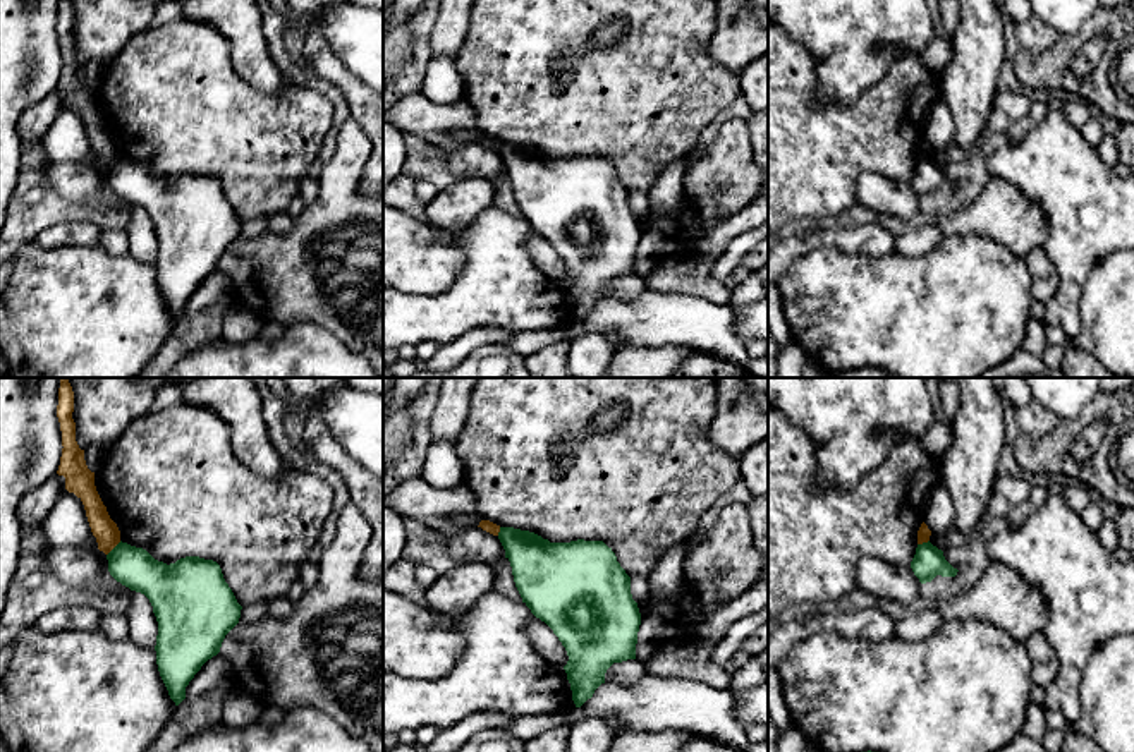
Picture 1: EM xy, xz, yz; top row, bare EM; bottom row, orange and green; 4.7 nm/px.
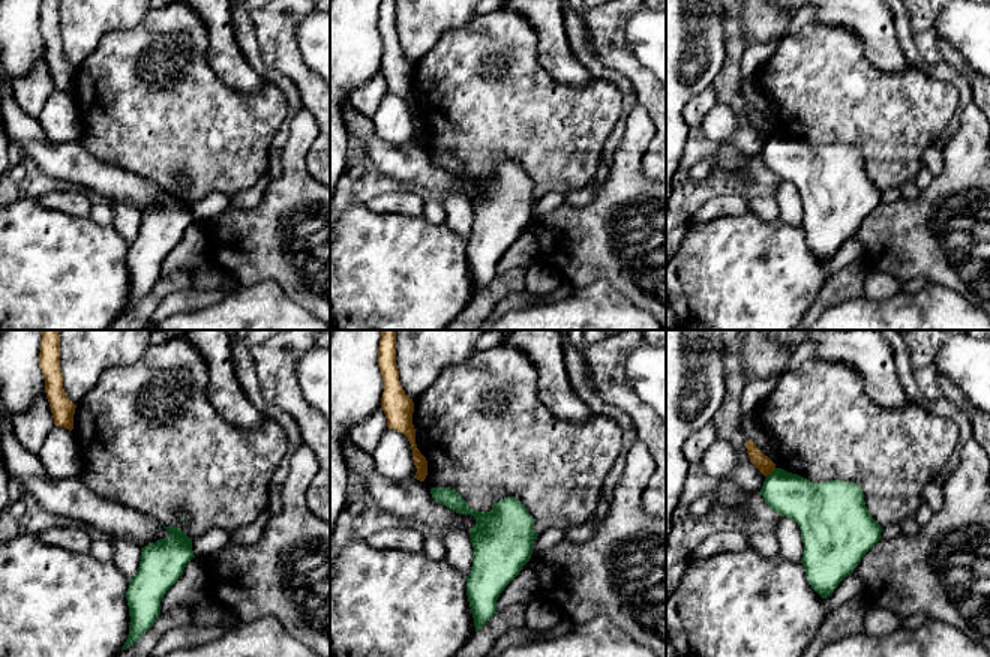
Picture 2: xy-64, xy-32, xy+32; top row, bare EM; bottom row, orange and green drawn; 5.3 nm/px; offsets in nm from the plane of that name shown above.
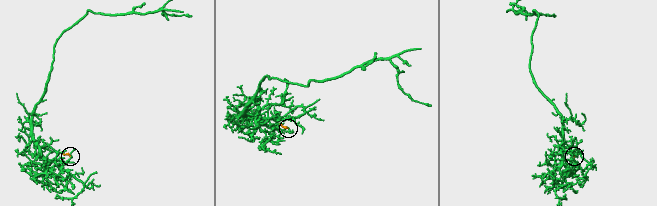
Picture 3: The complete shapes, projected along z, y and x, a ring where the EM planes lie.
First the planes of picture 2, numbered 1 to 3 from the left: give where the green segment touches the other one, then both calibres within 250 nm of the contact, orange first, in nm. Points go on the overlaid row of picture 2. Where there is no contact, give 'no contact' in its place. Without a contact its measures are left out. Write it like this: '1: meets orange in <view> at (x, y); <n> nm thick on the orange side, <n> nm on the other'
1: no contact
2: no contact
3: meets orange in xy+32 at (770, 473); 90 nm thick on the orange side, 240 nm on the other

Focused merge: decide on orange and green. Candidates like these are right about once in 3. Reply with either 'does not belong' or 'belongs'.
does not belong

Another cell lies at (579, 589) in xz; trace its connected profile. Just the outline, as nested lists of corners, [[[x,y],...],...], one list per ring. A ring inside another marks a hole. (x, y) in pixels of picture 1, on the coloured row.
[[[500,527],[498,539],[522,603],[553,630],[567,651],[564,670],[572,700],[581,707],[605,683],[605,673],[613,663],[636,659],[641,613],[631,594],[631,577],[603,541],[550,543],[514,527]]]

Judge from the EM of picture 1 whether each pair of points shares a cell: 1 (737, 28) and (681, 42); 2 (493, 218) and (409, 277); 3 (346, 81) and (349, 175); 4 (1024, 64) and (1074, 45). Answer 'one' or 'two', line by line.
1: two
2: two
3: two
4: one

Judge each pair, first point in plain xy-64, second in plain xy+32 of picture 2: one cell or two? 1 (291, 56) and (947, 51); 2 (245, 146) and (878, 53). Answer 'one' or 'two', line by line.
1: one
2: two

